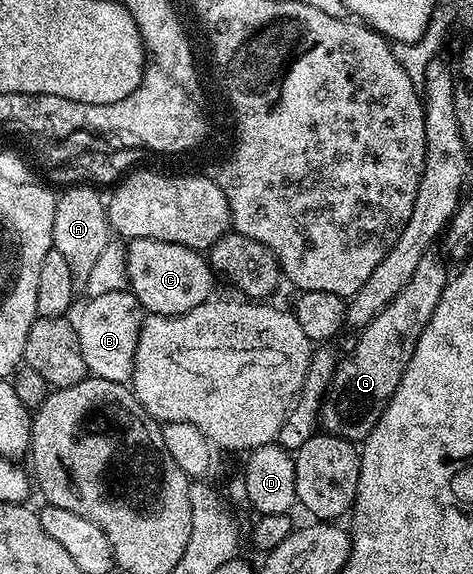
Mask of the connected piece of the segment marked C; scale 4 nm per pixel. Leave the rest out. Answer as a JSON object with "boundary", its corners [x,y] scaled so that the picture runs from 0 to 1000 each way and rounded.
{"boundary":[[[275,416],[264,430],[271,505],[315,549],[385,549],[452,512],[452,467],[423,437],[334,416]]]}

